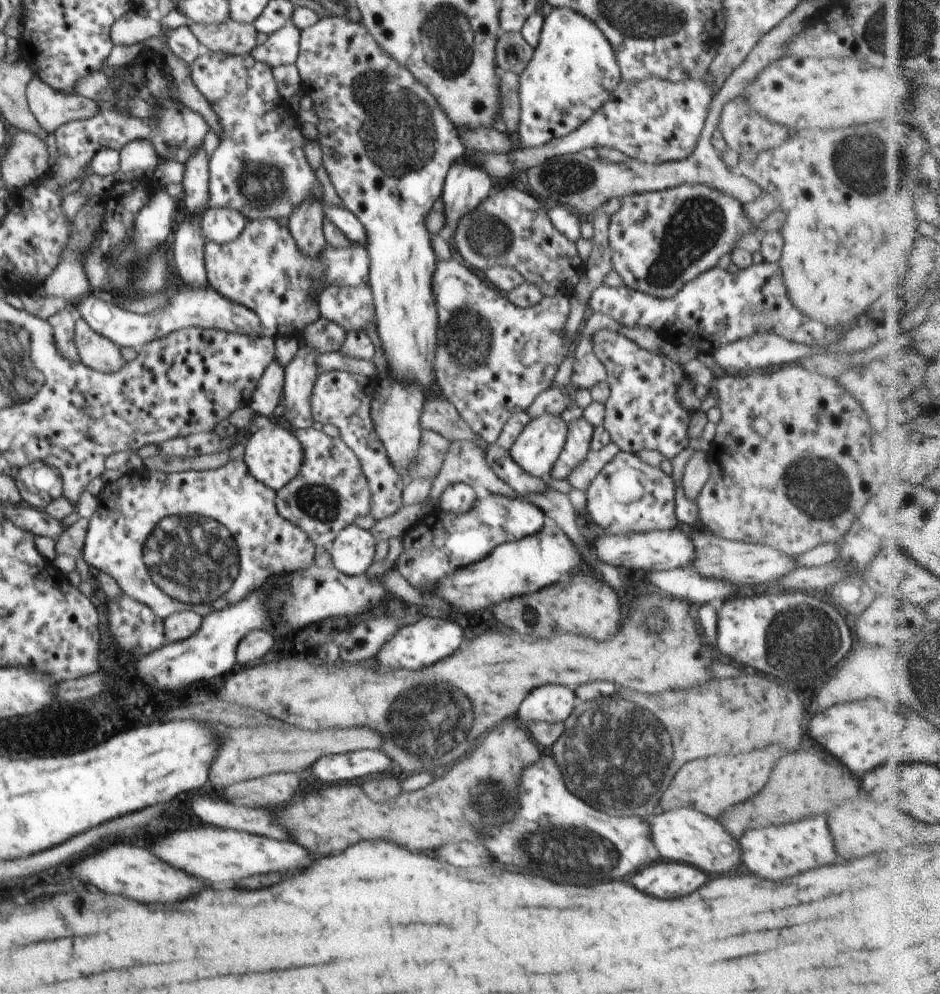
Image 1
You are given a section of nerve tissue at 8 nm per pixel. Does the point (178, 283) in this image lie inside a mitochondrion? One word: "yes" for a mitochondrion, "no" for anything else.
no

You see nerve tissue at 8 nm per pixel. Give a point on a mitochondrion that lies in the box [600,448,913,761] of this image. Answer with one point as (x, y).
(790, 647)

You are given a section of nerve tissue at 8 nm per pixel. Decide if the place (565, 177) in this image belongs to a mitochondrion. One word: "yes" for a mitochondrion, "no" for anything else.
yes

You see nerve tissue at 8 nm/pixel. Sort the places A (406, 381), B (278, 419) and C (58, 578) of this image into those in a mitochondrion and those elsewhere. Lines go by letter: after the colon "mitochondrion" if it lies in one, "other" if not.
A: other
B: other
C: other

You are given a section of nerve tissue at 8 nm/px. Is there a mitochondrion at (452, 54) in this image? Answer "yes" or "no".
yes

